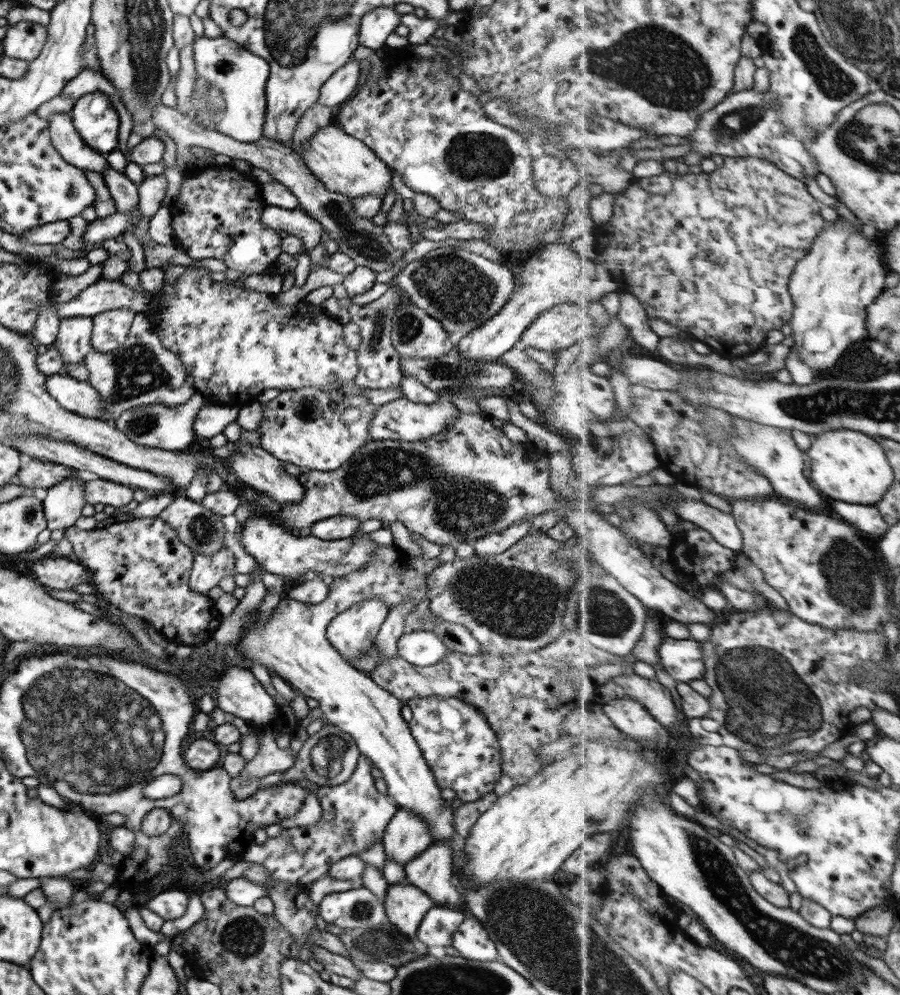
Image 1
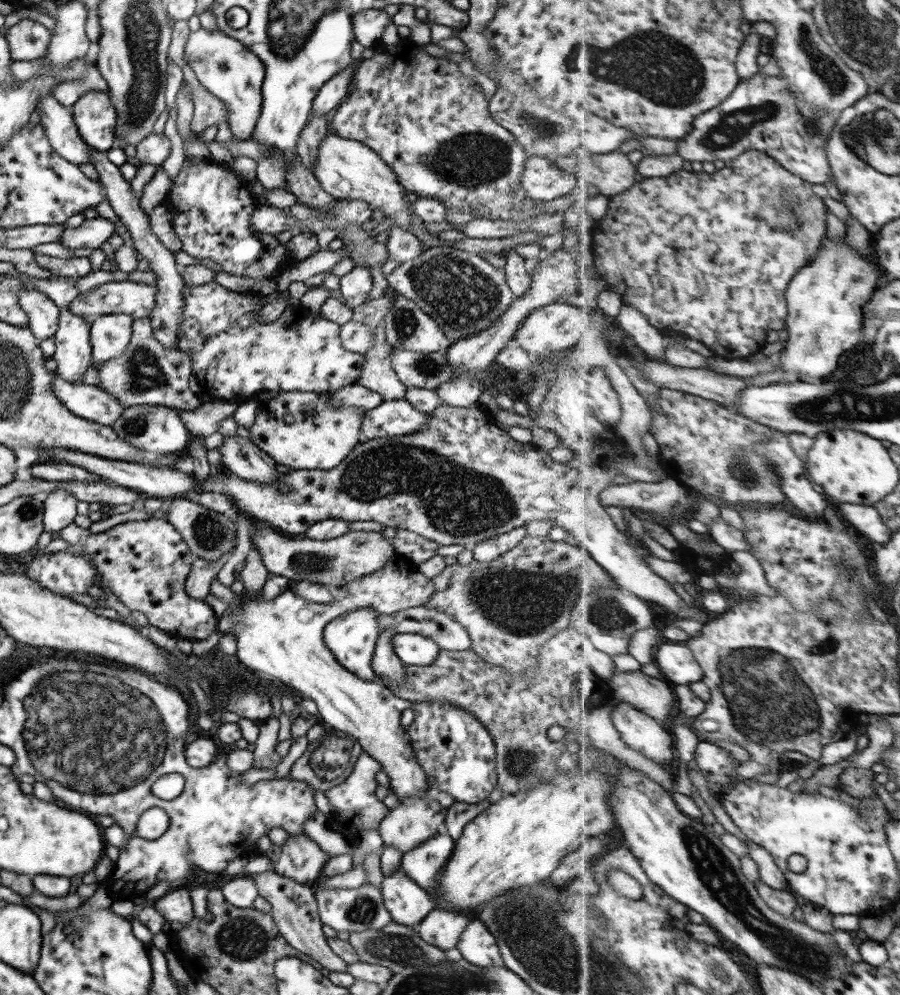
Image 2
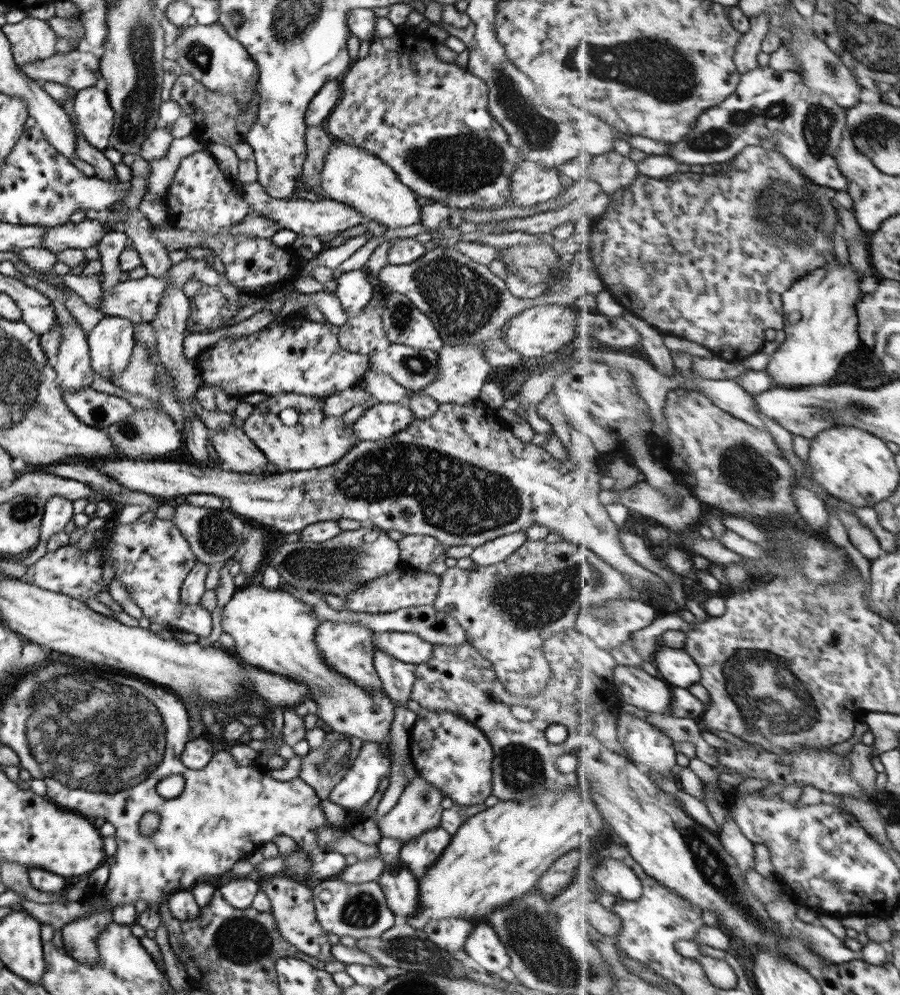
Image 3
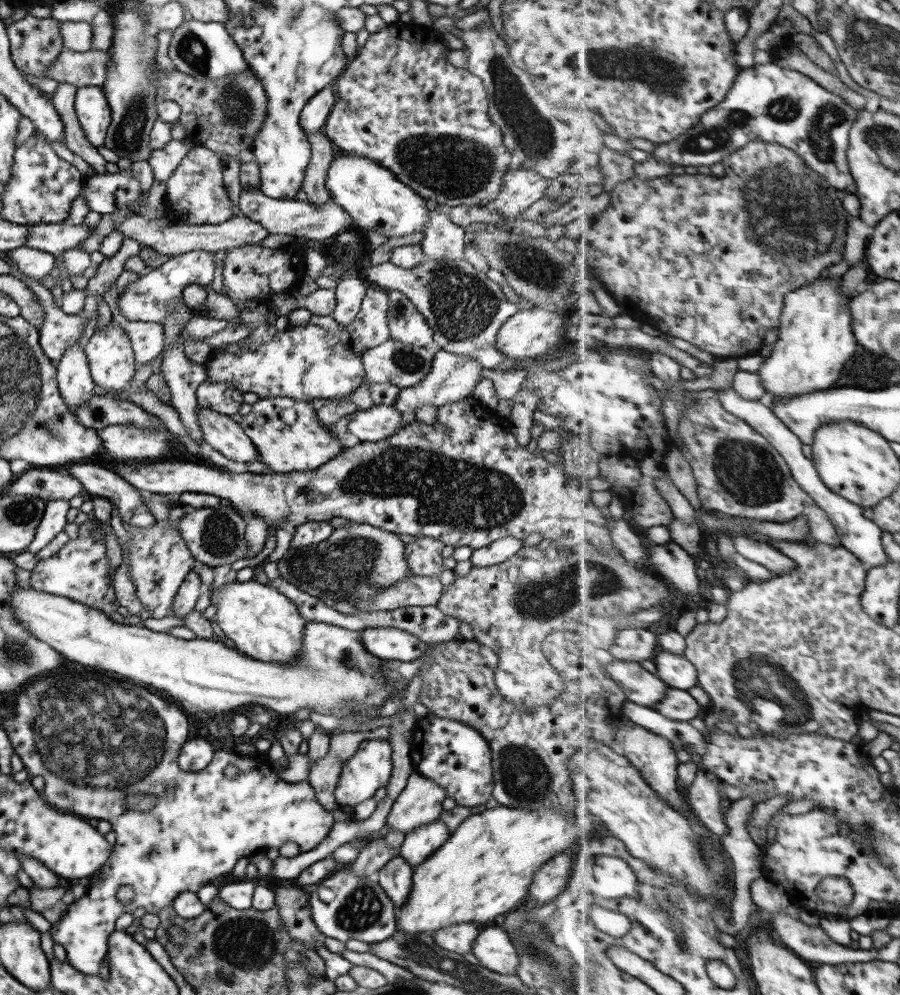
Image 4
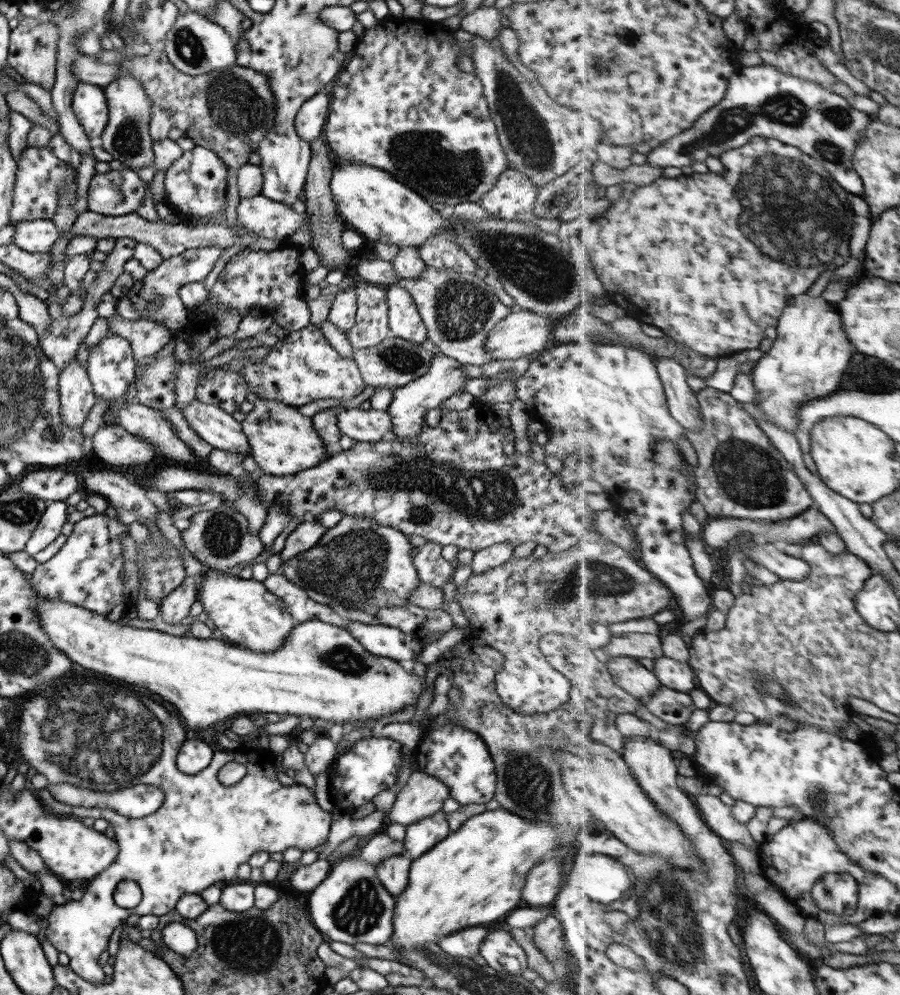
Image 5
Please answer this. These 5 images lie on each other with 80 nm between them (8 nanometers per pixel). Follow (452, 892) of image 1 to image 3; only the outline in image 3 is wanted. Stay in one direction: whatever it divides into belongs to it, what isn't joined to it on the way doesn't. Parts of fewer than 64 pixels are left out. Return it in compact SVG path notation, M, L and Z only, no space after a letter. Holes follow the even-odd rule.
M441 826L430 828L418 837L404 842L400 846L398 858L418 879L425 874L427 867L435 864L435 859L444 851L449 841L450 834Z

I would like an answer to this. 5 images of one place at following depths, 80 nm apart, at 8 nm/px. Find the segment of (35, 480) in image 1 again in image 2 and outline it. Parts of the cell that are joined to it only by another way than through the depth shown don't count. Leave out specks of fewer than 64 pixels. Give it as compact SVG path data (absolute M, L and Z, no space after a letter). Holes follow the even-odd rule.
M39 461L29 468L31 477L46 481L91 481L97 482L101 479L83 468L69 466L69 464L53 463L50 461Z

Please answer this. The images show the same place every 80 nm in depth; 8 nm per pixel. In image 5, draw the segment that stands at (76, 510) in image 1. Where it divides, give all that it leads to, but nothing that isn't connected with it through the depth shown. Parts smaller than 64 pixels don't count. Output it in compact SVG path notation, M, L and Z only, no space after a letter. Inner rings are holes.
M51 501L46 504L44 513L40 516L39 522L24 544L24 551L29 556L43 550L49 542L53 542L59 536L59 530L66 522L65 508L67 508L67 505L64 501Z

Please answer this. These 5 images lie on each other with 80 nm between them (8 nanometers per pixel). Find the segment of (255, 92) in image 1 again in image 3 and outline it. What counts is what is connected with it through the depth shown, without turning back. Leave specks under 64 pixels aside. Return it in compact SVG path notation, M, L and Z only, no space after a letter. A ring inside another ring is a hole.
M197 23L194 26L185 25L172 44L176 52L175 61L180 68L188 72L207 90L227 93L230 89L234 89L236 91L234 97L239 106L244 106L246 109L246 106L250 105L250 98L254 97L257 89L255 86L257 67L239 41L231 38L219 23L205 26Z

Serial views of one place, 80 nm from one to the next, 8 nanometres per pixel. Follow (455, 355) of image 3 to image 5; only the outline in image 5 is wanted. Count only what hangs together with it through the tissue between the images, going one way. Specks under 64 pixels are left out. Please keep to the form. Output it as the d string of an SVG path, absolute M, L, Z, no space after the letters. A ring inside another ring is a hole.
M439 351L430 360L429 368L419 378L415 378L403 386L393 388L392 399L386 410L391 421L391 437L396 437L398 440L407 438L408 442L418 440L418 434L424 425L424 413L439 407L443 399L461 393L465 379L471 379L461 372L460 365L463 364L457 363Z

